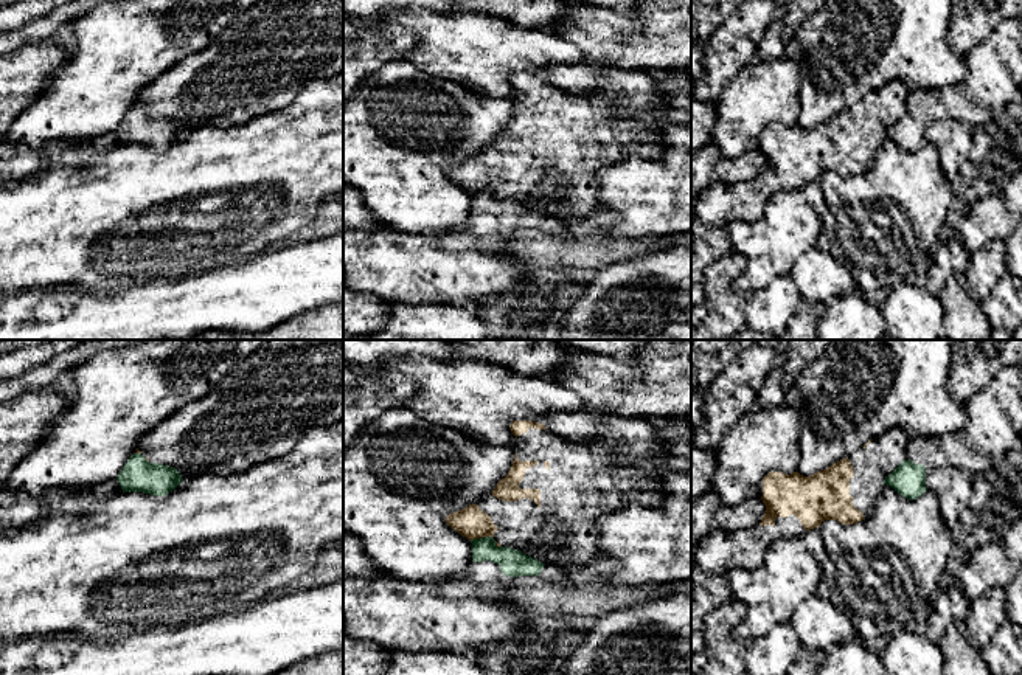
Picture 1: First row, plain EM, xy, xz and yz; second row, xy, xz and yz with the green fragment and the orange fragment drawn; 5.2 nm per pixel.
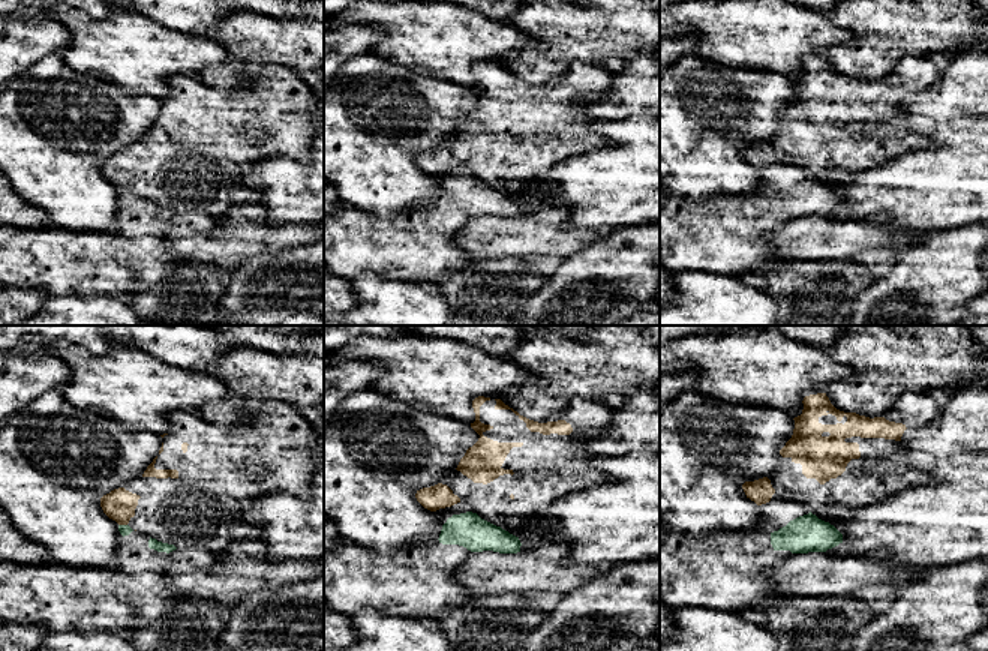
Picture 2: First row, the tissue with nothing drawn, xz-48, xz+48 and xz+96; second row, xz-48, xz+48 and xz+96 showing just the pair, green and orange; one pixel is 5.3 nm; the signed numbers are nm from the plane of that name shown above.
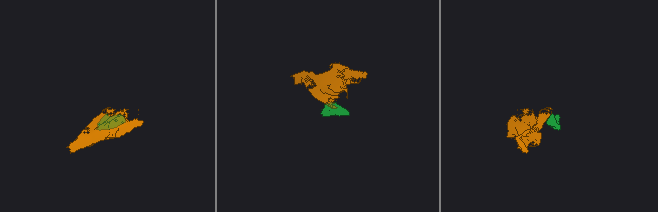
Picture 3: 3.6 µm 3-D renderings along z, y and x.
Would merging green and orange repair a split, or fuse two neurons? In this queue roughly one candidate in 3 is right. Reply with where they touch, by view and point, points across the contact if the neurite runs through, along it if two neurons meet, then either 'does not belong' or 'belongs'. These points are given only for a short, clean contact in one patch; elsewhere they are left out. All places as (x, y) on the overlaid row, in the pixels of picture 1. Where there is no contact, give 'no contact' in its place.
meets green in xz at (482, 537); border along xz (493, 536), (471, 540); does not belong

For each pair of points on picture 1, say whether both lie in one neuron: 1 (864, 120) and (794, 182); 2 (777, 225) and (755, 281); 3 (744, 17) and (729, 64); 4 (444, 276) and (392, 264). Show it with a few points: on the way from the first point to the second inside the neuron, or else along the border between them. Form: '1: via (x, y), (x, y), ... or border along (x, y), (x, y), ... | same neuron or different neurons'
1: via (847, 132), (811, 165) | same neuron
2: via (777, 239), (771, 245), (761, 267) | same neuron
3: via (744, 28), (729, 47), (729, 53) | same neuron
4: via (432, 269), (404, 267) | same neuron

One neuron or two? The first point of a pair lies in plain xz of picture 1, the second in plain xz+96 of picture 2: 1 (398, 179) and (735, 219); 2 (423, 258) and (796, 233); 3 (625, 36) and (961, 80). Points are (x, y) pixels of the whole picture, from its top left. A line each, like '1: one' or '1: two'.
1: two
2: two
3: two

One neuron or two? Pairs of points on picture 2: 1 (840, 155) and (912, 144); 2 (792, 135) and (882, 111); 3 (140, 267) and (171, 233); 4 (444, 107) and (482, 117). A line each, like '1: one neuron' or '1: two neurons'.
1: one neuron
2: one neuron
3: two neurons
4: two neurons

